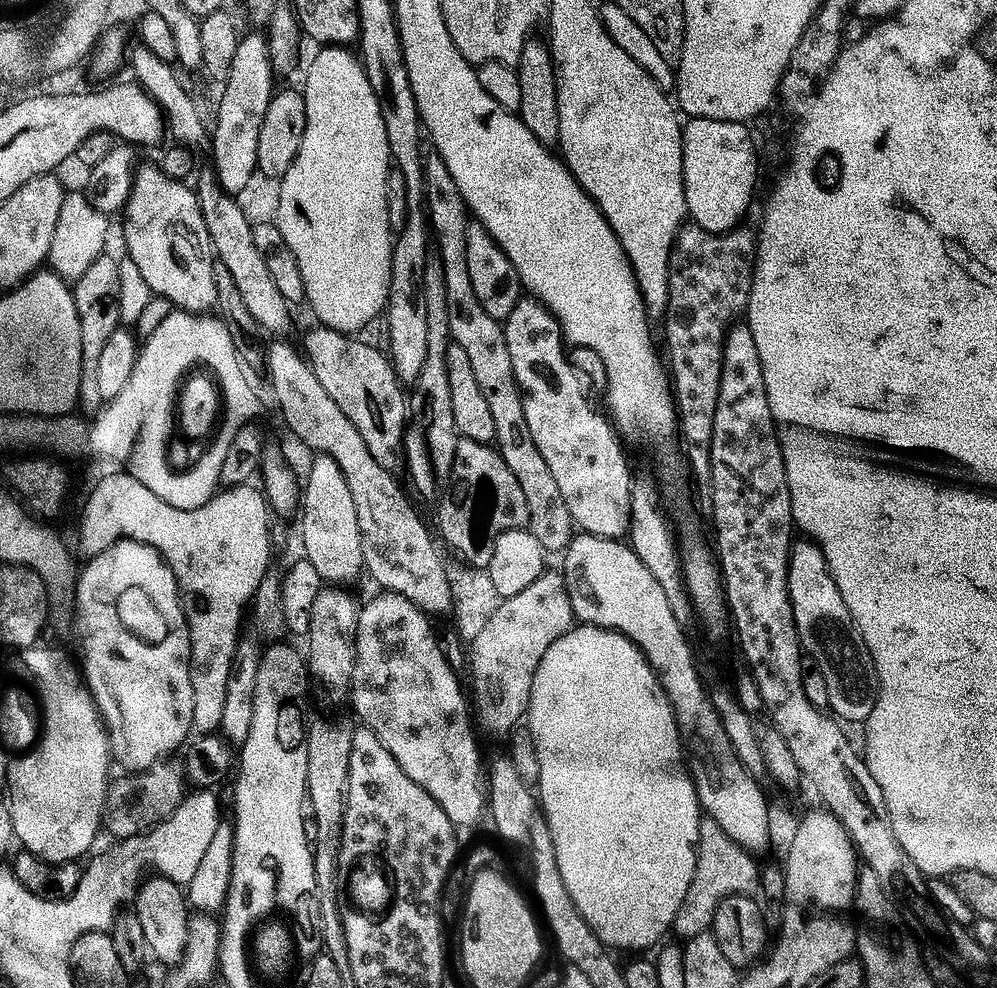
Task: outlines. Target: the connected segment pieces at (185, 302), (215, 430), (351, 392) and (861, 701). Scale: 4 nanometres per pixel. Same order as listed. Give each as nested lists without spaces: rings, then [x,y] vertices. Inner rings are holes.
[[[141,167],[132,184],[128,207],[122,213],[124,244],[128,247],[127,257],[138,265],[153,295],[170,299],[181,311],[207,315],[217,309],[217,290],[214,282],[217,260],[212,235],[202,214],[200,197],[193,189],[191,192],[188,186],[187,183],[180,183],[164,175],[159,167]]]
[[[200,368],[188,373],[175,390],[176,404],[172,407],[169,429],[166,430],[165,441],[162,442],[162,460],[172,466],[180,466],[184,472],[192,466],[192,462],[200,456],[208,456],[216,444],[220,442],[220,432],[227,429],[230,414],[228,387],[222,379],[215,377],[209,369]]]
[[[315,327],[305,334],[302,352],[308,363],[312,365],[318,382],[322,382],[326,394],[330,394],[334,402],[338,402],[338,410],[342,410],[342,414],[346,414],[346,418],[354,422],[358,434],[362,434],[362,442],[366,442],[366,450],[374,454],[374,462],[378,462],[378,466],[382,466],[382,470],[387,472],[393,474],[404,472],[406,468],[405,433],[410,423],[410,404],[406,394],[404,398],[403,390],[405,389],[402,387],[400,377],[396,374],[396,367],[385,353],[383,356],[374,345],[363,344],[360,338],[336,332],[332,328]]]
[[[808,538],[801,541],[801,544],[799,541],[792,545],[788,571],[790,602],[800,647],[807,655],[808,652],[812,655],[811,661],[826,678],[826,685],[829,686],[827,707],[831,715],[839,718],[845,725],[863,725],[870,714],[874,714],[874,701],[878,691],[872,655],[866,642],[860,637],[860,631],[850,614],[850,606],[846,606],[846,598],[842,598],[842,590],[838,590],[834,582],[820,545]]]

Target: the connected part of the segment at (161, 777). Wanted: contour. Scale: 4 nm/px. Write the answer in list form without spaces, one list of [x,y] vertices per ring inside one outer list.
[[[161,762],[147,772],[124,774],[121,780],[111,781],[104,807],[103,827],[112,838],[122,840],[143,836],[166,822],[182,806],[189,795],[190,784],[186,779],[185,765],[172,763]]]

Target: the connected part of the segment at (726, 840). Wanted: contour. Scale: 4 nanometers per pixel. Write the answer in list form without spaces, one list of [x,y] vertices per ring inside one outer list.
[[[703,819],[700,824],[699,842],[694,882],[687,890],[686,901],[676,916],[674,930],[684,940],[705,935],[715,922],[716,912],[728,897],[755,897],[761,893],[761,871],[749,853],[736,842],[716,822]]]

